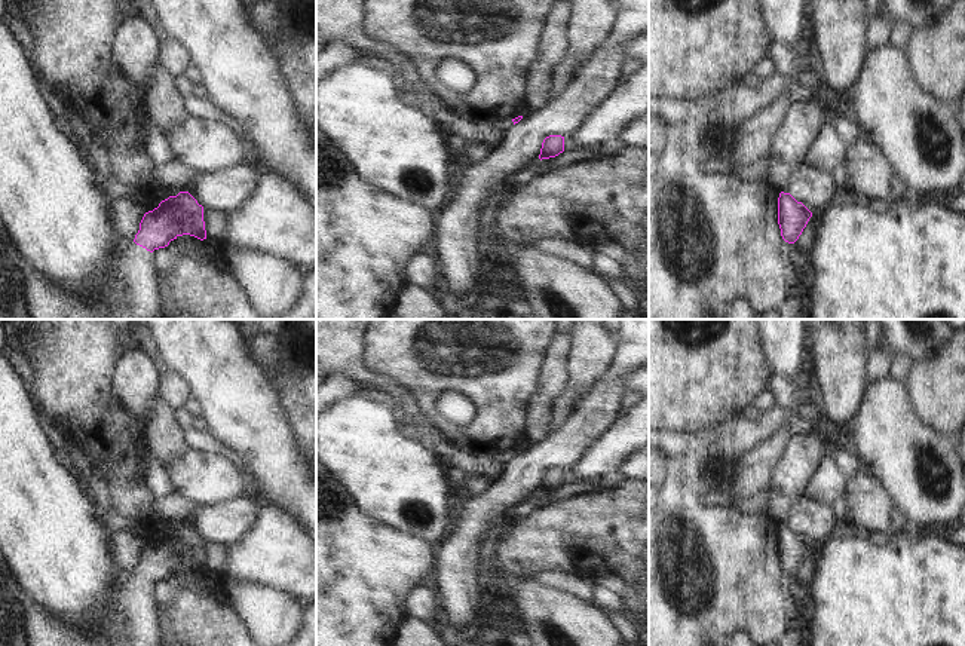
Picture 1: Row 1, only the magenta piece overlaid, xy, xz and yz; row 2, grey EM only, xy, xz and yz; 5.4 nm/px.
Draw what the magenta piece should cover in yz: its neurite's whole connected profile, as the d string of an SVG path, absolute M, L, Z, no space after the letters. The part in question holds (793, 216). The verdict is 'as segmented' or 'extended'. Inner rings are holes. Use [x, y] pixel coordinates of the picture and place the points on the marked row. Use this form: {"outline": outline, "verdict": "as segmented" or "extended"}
{"outline": "M779 193L778 224L785 242L794 244L811 217L812 212L802 202L797 202L790 193Z", "verdict": "as segmented"}

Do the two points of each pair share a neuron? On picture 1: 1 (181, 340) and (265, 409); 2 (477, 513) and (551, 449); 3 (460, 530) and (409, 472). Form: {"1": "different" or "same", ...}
{"1": "same", "2": "same", "3": "different"}

